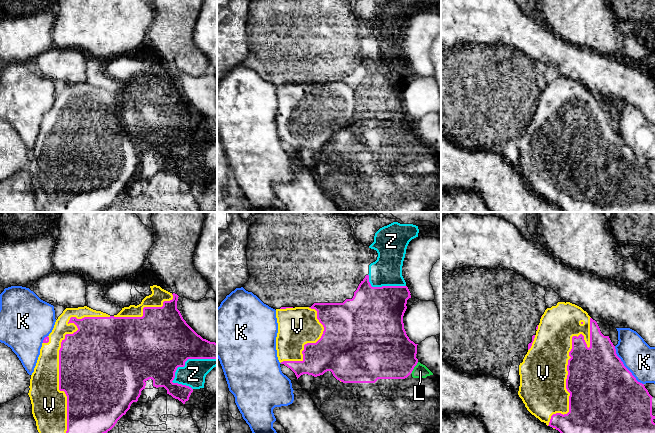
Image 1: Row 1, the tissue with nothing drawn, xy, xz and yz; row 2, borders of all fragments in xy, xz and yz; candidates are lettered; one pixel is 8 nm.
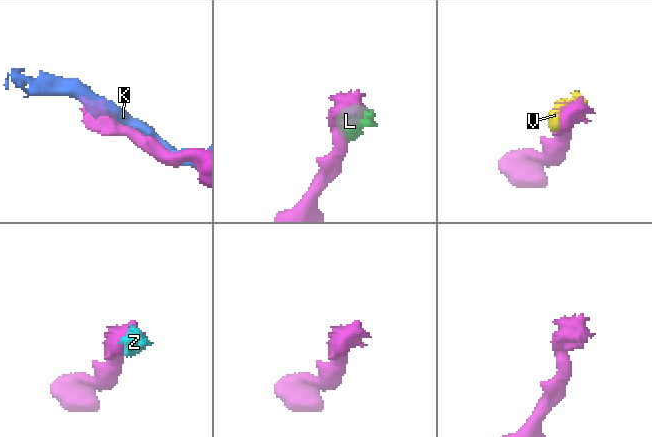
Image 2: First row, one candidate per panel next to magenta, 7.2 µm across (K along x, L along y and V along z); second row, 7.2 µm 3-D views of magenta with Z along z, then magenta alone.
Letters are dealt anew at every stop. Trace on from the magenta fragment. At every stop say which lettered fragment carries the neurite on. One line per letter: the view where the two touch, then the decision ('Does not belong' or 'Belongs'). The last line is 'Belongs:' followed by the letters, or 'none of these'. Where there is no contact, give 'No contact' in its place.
K: Touches magenta in yz. Does not belong
L: Touches magenta in xz. Does not belong
V: Touches magenta in xy. Belongs
Z: Touches magenta in xy. Does not belong
Belongs: V

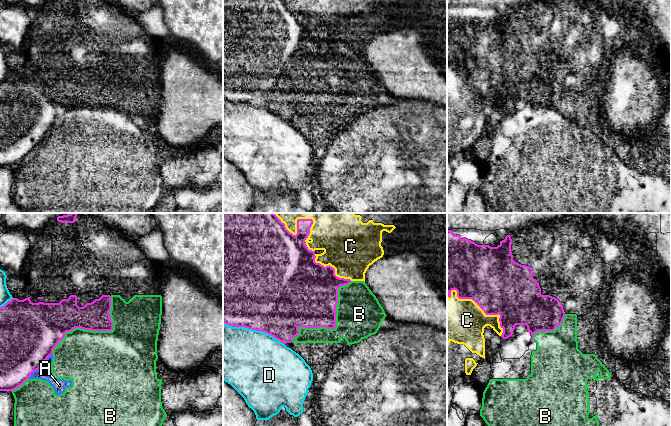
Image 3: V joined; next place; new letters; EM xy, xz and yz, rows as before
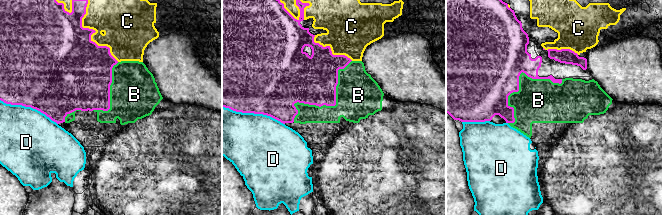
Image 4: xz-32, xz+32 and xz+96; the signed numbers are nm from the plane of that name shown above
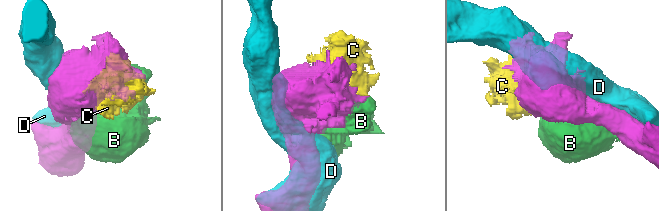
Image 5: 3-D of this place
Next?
A: Touches magenta in xy. Does not belong
B: Touches magenta in xz. Does not belong
C: Touches magenta in yz. Does not belong
D: Touches magenta in xz. Does not belong
Belongs: none of these

